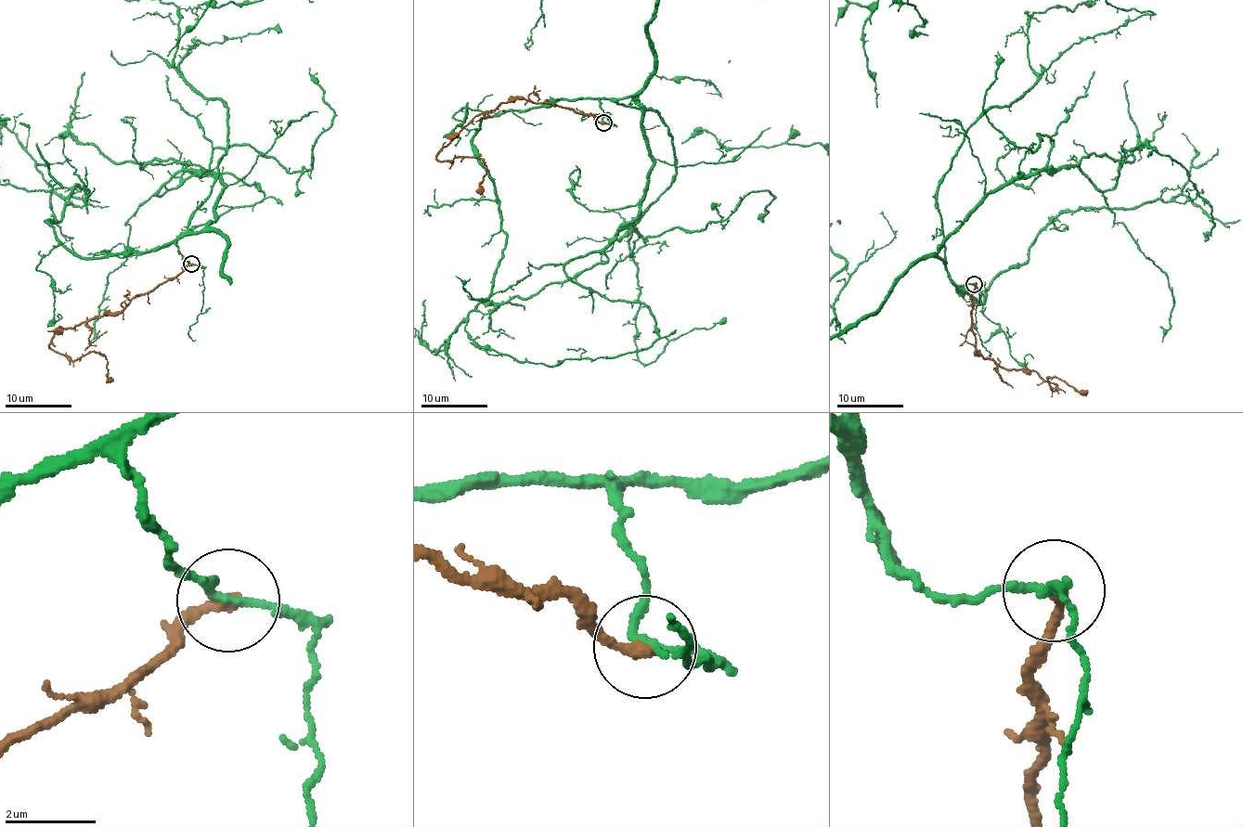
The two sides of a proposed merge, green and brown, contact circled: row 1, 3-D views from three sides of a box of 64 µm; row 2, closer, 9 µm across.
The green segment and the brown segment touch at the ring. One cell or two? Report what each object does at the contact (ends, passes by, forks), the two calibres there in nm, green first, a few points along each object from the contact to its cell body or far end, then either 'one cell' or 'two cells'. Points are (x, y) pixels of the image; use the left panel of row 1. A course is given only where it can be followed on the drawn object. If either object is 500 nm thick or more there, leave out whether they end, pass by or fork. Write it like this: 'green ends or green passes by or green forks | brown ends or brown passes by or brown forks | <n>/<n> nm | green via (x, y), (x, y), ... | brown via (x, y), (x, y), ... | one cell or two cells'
green passes by | brown ends | 160/280 nm | brown via (191, 264), (135, 295), (123, 309), (56, 332), (50, 347), (72, 360), (95, 352), (105, 357), (112, 378) | two cells

